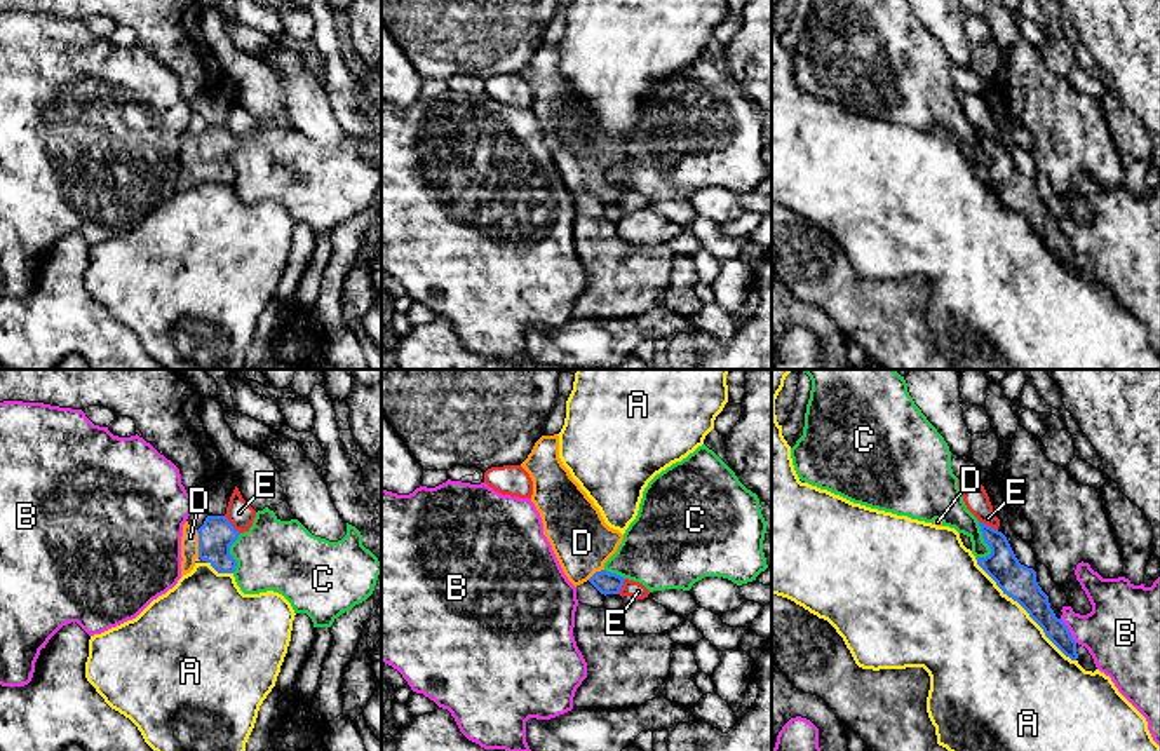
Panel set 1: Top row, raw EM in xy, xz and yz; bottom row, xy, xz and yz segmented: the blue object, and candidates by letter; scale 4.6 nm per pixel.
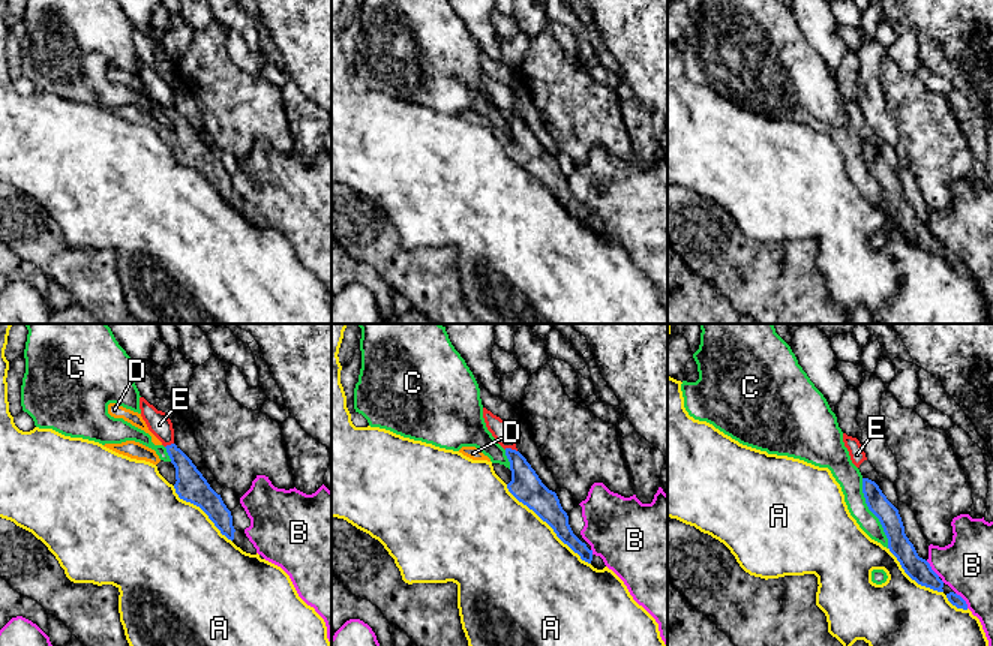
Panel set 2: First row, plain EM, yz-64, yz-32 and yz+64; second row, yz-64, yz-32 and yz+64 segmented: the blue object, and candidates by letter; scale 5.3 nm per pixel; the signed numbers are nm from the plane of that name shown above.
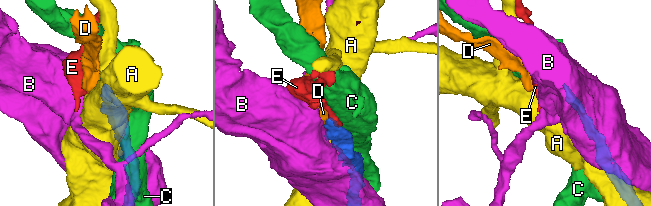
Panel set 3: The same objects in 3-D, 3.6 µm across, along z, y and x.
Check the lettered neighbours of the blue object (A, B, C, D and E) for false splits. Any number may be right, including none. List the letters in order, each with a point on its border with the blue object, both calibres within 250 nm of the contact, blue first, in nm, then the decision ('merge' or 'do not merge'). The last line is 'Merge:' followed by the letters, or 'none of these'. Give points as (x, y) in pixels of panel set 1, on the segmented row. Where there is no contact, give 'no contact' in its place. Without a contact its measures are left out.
A: yz (1025, 608) | 160/500 nm | do not merge
B: yz (1068, 631) | 120/360 nm | do not merge
C: yz (984, 541) | 160/160 nm | do not merge
D: xy (199, 544) | 160/80 nm | merge
E: xy (232, 525) | 160/120 nm | do not merge
Merge: D

